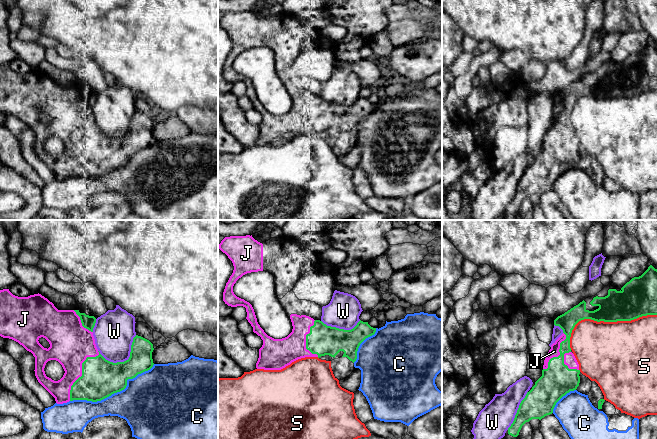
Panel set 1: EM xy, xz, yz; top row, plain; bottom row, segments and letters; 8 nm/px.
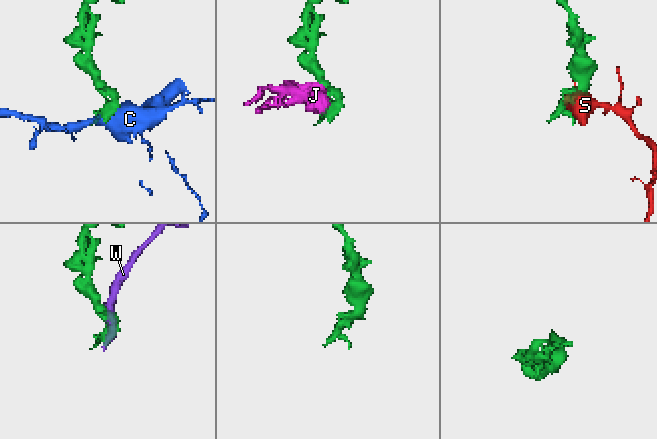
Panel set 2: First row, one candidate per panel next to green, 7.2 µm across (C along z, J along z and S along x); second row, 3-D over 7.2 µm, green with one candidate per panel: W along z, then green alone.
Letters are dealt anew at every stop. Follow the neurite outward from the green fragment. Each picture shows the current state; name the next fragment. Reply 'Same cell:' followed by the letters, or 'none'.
Same cell: J

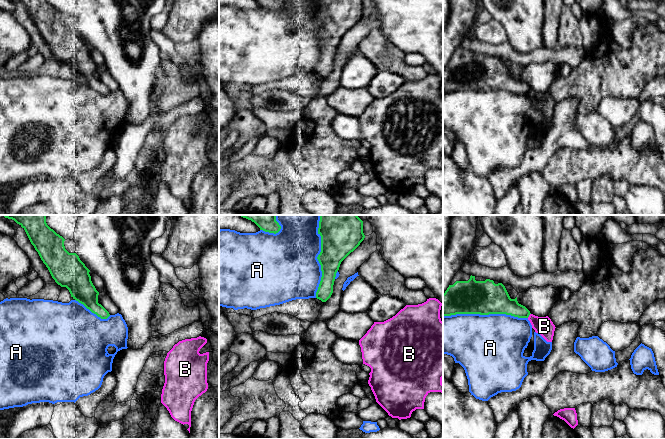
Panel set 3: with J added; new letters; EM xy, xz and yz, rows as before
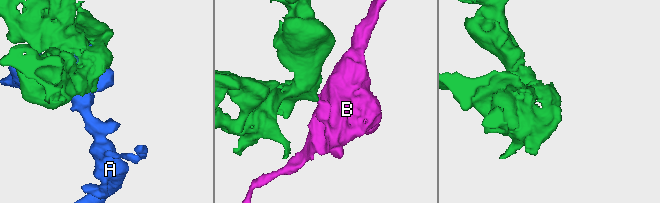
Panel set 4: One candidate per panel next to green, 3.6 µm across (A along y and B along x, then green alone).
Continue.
Same cell: none

